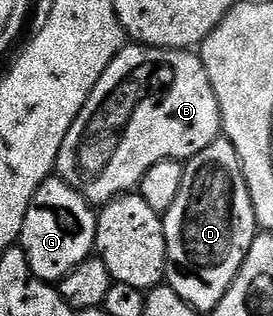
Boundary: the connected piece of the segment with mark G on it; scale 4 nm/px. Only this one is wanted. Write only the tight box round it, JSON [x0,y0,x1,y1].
[18,175,96,283]

